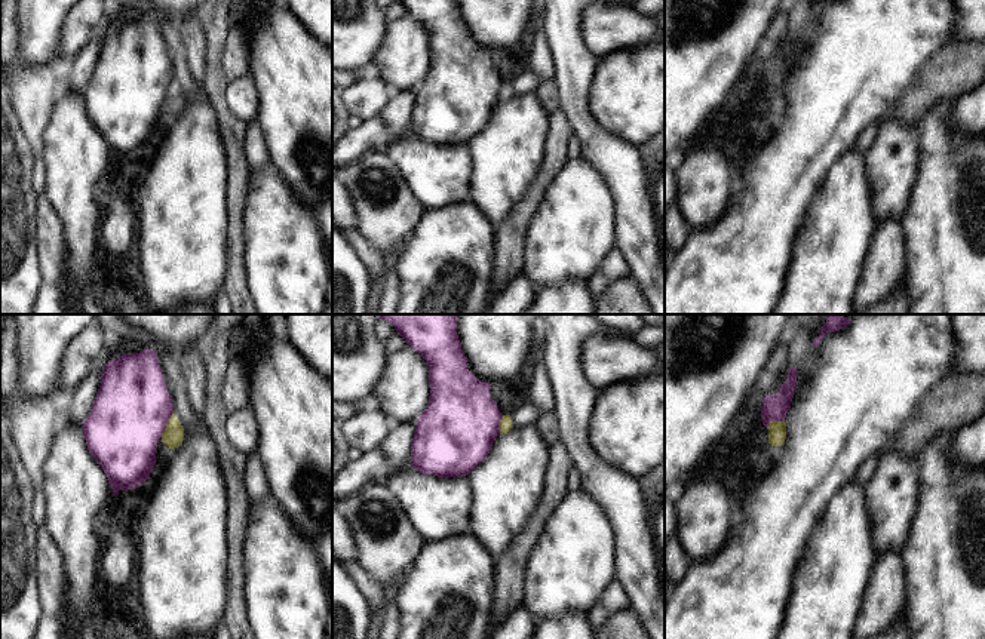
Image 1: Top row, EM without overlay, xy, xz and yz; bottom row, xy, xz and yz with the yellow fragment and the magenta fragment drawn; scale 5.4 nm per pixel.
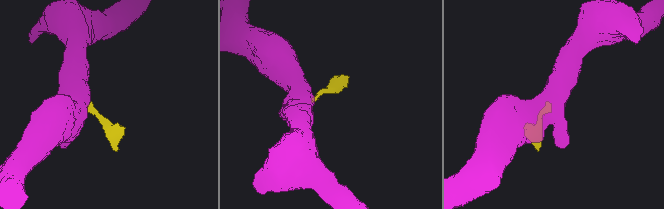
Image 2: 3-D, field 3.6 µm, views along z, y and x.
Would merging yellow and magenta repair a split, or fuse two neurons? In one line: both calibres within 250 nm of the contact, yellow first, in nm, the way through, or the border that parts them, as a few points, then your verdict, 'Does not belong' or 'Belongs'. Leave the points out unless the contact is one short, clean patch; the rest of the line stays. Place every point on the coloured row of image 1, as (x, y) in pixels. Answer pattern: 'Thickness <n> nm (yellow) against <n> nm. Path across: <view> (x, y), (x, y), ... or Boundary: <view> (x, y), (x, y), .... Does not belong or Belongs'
Thickness 120 nm (yellow) against 420 nm. Boundary: xy (172, 412), (160, 436). Does not belong.

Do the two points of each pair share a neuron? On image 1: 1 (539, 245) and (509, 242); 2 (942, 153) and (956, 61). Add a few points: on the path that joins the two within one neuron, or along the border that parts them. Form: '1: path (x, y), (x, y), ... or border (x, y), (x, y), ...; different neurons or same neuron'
1: border (536, 211), (527, 230), (522, 269), (519, 272); different neurons
2: border (953, 101), (933, 108), (920, 122); different neurons

